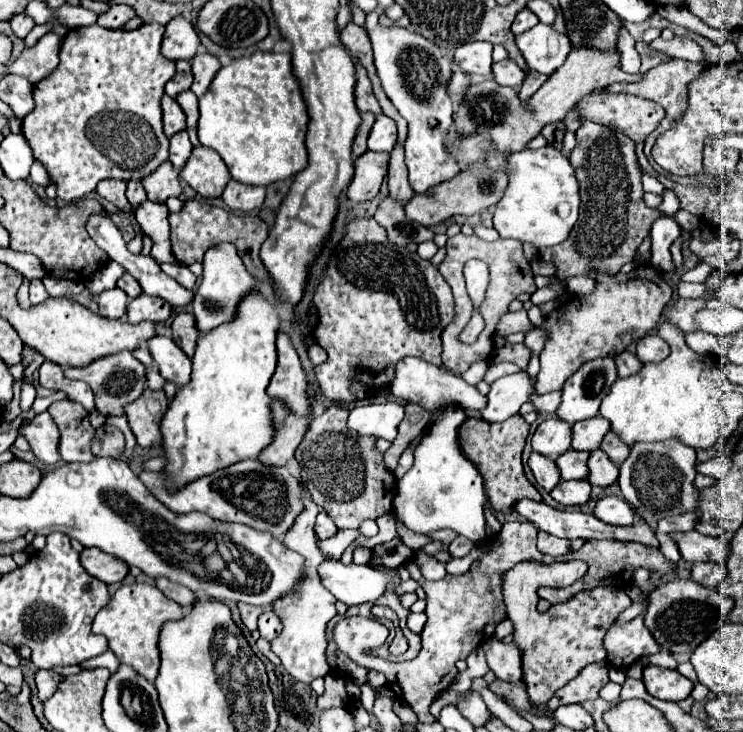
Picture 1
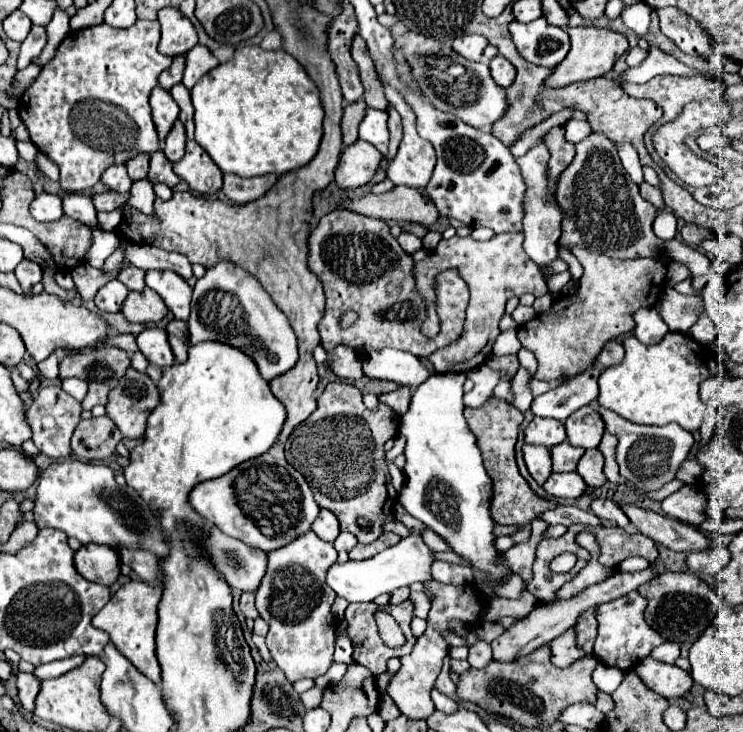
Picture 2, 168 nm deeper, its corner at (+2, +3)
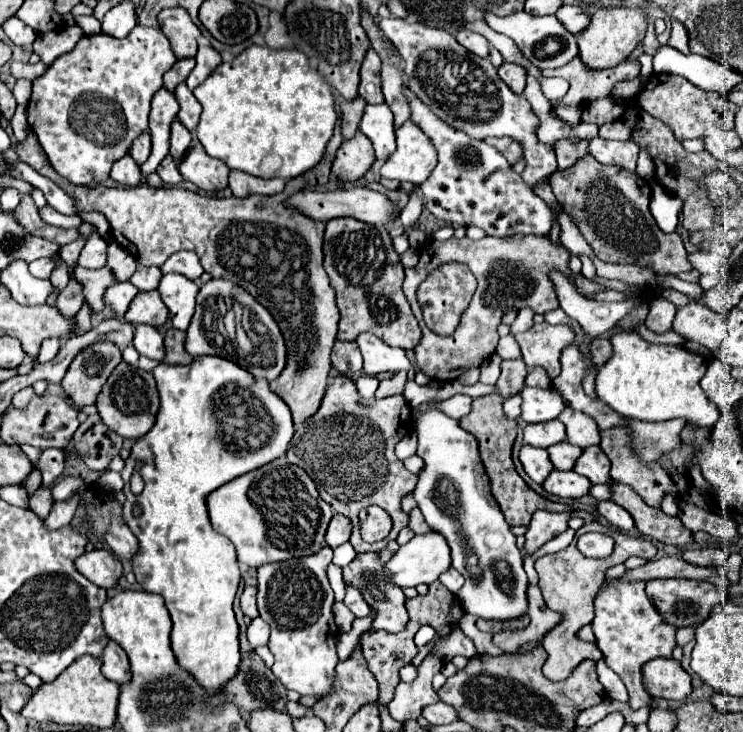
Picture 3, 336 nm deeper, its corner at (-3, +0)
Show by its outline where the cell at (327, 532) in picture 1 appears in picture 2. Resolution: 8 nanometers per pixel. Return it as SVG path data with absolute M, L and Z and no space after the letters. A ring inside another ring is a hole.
M321 508L317 520L313 522L313 532L315 532L321 540L325 540L325 542L333 542L333 540L339 536L339 532L341 532L335 514L329 512L329 510L325 510L325 508Z

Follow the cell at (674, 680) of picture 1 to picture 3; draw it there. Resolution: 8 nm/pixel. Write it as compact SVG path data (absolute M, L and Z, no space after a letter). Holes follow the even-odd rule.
M668 657L650 659L644 663L644 685L652 697L684 701L692 691L690 675L680 667L680 661Z

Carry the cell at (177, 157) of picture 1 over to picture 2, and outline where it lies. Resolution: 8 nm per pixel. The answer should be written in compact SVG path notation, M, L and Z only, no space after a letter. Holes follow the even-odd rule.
M179 120L175 122L169 136L165 138L163 152L171 162L177 162L177 160L181 160L185 156L185 126Z

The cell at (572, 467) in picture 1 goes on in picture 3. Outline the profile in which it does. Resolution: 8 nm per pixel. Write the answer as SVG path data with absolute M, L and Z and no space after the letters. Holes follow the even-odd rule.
M562 441L558 445L550 445L546 451L548 451L550 461L552 461L552 465L556 469L572 469L574 463L576 463L576 459L578 459L578 455L582 453L580 447L572 445L568 441Z

